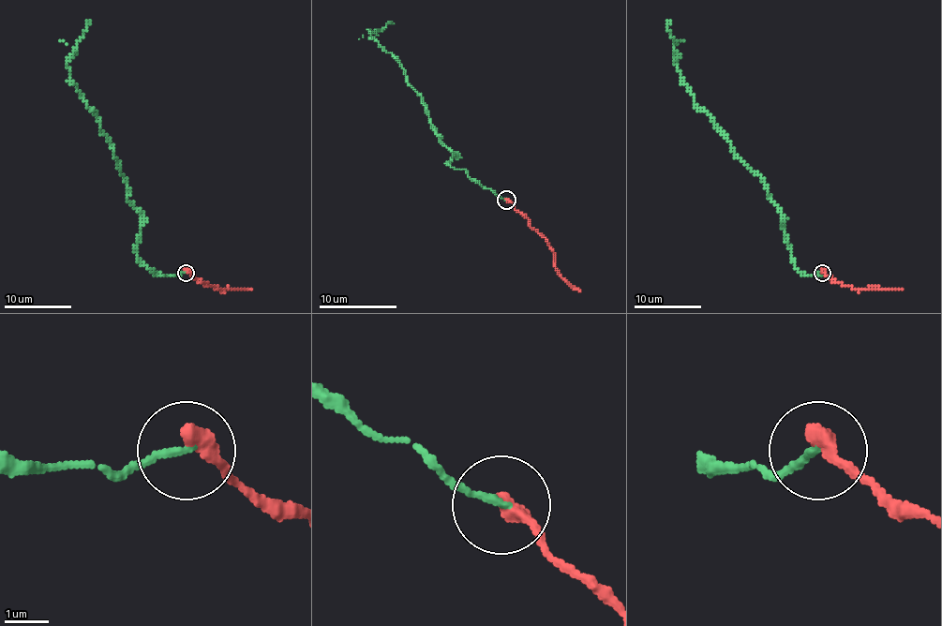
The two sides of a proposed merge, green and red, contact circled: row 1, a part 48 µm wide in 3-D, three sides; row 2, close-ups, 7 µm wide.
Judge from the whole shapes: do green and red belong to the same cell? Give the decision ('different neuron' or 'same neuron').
same neuron

